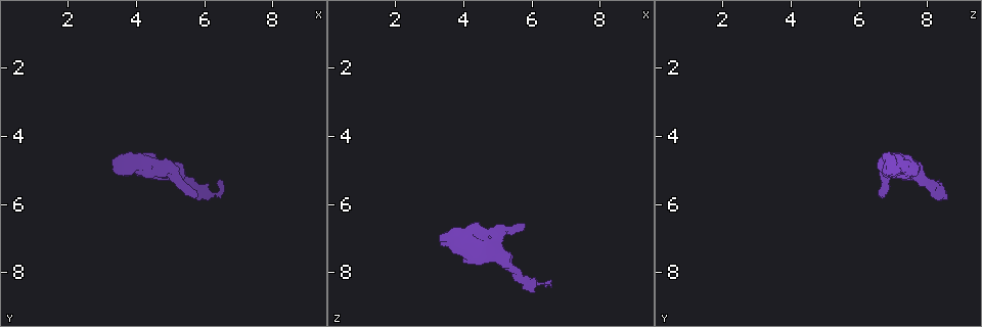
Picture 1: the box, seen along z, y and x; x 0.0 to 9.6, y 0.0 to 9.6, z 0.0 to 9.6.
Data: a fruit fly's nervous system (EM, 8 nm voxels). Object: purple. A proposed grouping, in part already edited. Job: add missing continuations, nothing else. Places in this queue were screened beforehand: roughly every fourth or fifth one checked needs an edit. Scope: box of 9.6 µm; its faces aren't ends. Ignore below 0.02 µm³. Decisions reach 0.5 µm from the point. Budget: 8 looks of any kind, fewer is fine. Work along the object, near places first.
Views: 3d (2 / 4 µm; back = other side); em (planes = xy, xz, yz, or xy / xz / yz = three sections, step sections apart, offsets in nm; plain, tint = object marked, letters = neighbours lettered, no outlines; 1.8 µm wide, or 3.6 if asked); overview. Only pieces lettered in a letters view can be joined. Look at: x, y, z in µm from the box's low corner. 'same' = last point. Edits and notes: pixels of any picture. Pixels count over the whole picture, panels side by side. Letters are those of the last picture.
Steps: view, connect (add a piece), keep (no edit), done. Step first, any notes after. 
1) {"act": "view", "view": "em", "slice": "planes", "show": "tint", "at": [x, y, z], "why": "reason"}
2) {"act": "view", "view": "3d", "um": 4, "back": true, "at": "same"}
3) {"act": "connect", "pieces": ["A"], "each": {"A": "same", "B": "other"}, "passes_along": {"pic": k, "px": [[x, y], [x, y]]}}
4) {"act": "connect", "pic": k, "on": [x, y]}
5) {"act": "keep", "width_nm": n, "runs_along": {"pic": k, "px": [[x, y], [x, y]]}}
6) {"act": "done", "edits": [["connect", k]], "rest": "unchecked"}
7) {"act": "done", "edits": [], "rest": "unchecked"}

{"act": "view", "view": "em", "slice": "planes", "show": "letters", "at": [3.35, 5.05, 7.20], "why": "thick end"}

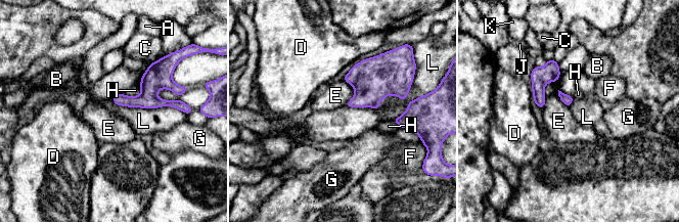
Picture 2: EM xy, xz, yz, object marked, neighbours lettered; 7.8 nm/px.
{"act": "keep", "each": {"A": "other", "B": "other", "C": "other", "D": "other", "E": "other", "F": "other", "G": "other", "H": "other", "J": "other", "K": "other", "L": "other"}, "border": {"pic": 2, "px": [[411, 88], [379, 107], [346, 107]]}, "found": "none of them fits"}

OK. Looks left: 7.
{"act": "view", "view": "em", "slice": "planes", "show": "letters", "at": [5.80, 5.75, 6.65], "why": "free end"}

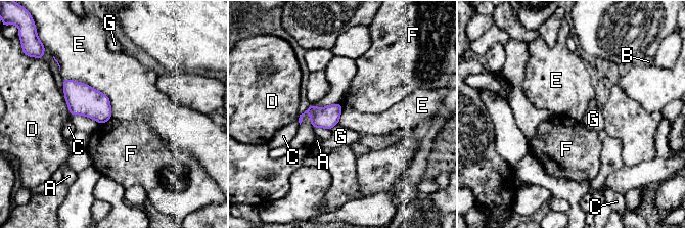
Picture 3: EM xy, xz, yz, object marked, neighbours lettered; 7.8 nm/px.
{"act": "keep", "width_nm": 170, "longest_contact_nm": ["E", 500], "each": {"A": "other", "B": "other", "C": "other", "D": "other", "E": "other", "F": "other", "G": "other"}, "found": "no lettered piece goes on from it"}

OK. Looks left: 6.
{"act": "view", "view": "3d", "um": 4, "at": [6.45, 5.30, 8.35], "why": "free end"}

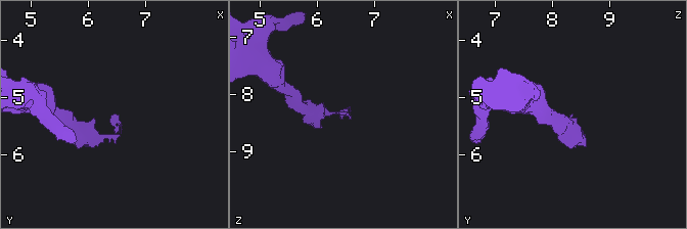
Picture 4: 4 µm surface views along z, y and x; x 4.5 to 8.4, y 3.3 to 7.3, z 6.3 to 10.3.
{"act": "view", "view": "em", "slice": "xy", "step": 4, "show": "letters", "at": [6.45, 5.30, 8.40], "why": "need the tissue"}

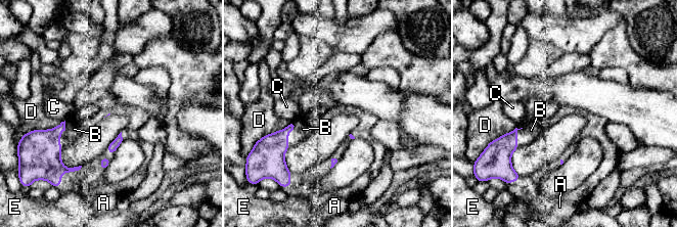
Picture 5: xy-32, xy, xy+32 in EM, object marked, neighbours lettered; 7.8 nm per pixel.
{"act": "view", "view": "em", "slice": "planes", "show": "letters", "at": "same"}

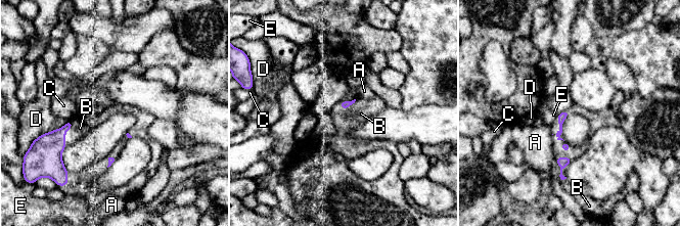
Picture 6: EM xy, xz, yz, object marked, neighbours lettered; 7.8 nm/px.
{"act": "connect", "pieces": ["B"], "each": {"A": "other", "B": "same", "C": "other", "D": "other", "E": "other"}, "found": "the cell continues"}

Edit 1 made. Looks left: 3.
{"act": "done", "edits": [["connect", 6]], "rest": "unchecked"}

